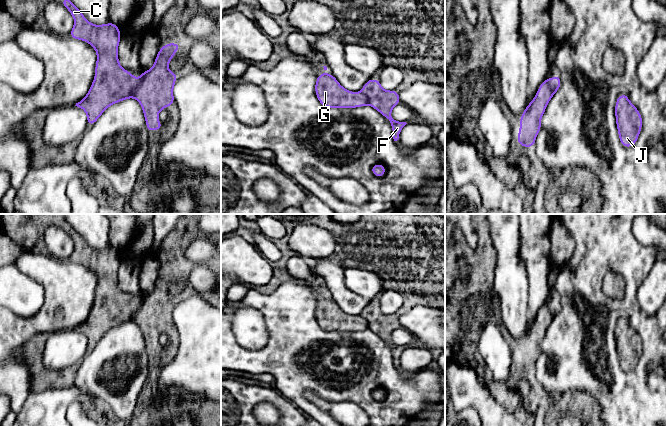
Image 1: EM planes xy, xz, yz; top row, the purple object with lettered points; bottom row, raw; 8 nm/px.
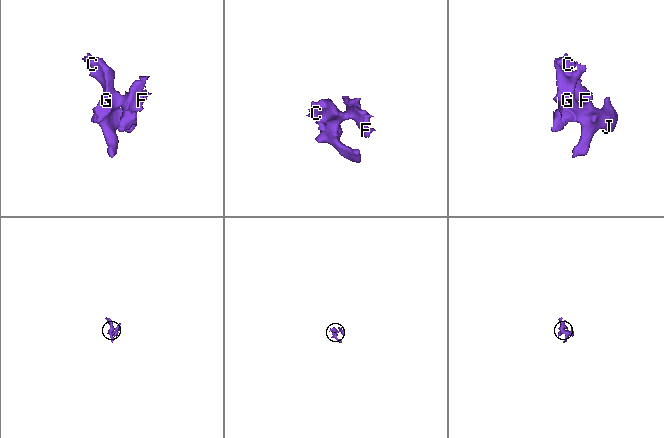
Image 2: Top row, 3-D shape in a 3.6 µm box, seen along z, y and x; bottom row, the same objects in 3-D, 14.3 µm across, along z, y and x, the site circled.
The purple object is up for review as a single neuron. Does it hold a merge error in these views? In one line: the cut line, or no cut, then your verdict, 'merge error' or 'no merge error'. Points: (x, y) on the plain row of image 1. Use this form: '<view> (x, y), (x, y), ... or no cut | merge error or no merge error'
no cut | no merge error

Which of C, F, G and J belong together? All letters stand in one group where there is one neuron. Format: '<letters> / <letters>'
C F G J

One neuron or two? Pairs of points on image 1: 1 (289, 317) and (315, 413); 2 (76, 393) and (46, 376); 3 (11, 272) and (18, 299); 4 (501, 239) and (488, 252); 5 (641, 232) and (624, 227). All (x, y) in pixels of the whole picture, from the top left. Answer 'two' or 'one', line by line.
1: one
2: two
3: one
4: two
5: two

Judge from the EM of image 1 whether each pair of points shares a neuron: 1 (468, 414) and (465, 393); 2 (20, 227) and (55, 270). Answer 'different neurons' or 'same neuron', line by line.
1: different neurons
2: different neurons

